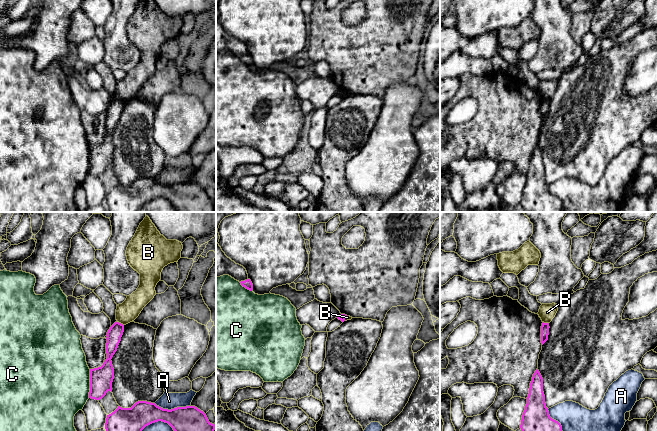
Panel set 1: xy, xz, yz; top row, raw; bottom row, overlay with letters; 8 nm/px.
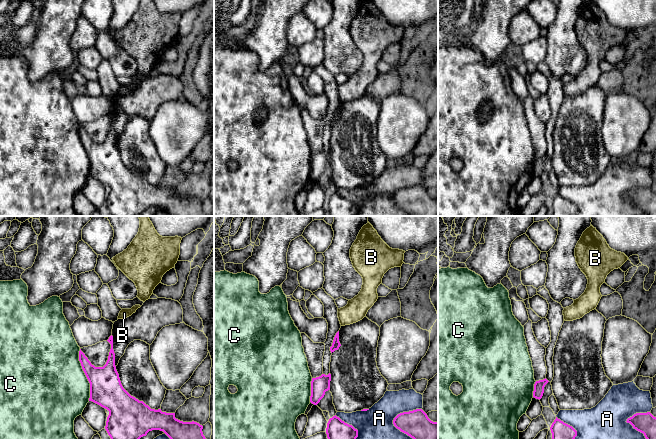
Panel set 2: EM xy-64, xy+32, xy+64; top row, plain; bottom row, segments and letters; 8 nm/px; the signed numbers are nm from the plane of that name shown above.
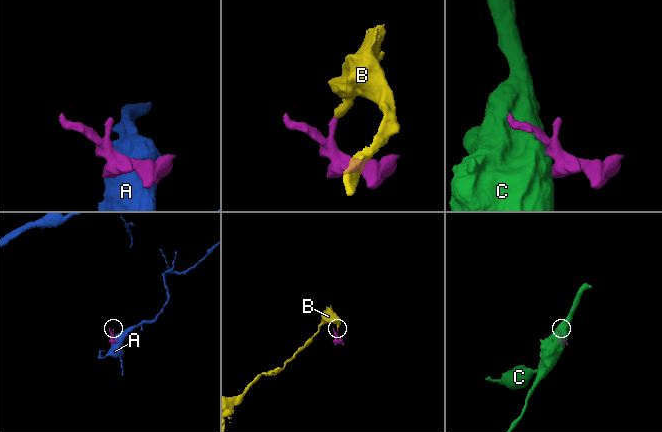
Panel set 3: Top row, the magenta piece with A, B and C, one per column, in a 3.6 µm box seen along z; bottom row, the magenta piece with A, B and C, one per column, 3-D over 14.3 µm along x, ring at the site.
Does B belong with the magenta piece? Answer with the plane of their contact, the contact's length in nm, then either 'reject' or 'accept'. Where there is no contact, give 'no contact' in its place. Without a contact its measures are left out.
xy | 70 nm | reject

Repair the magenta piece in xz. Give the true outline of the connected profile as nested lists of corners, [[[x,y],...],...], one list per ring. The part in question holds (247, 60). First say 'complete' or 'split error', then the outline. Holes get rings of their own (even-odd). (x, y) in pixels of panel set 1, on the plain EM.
split error; [[[216,19],[216,53],[229,51],[239,57],[243,63],[252,67],[253,60],[248,54],[246,45],[228,34]]]

